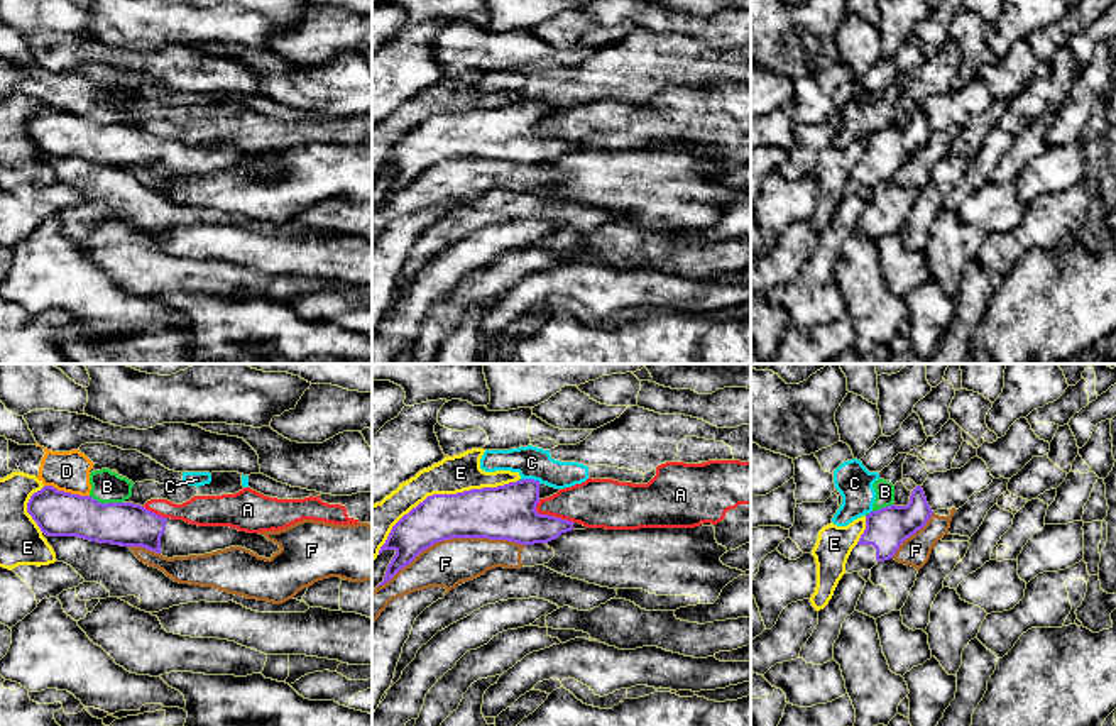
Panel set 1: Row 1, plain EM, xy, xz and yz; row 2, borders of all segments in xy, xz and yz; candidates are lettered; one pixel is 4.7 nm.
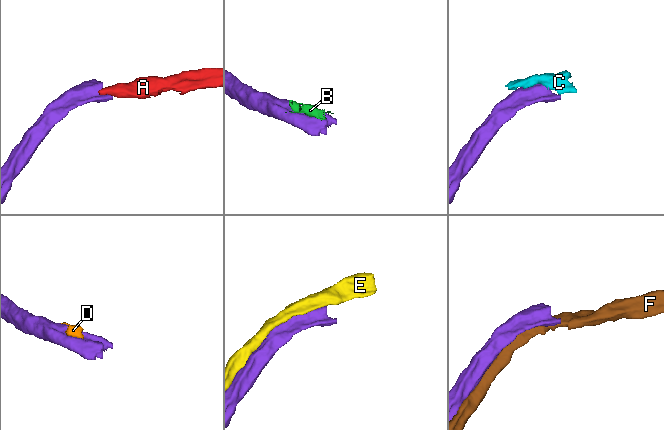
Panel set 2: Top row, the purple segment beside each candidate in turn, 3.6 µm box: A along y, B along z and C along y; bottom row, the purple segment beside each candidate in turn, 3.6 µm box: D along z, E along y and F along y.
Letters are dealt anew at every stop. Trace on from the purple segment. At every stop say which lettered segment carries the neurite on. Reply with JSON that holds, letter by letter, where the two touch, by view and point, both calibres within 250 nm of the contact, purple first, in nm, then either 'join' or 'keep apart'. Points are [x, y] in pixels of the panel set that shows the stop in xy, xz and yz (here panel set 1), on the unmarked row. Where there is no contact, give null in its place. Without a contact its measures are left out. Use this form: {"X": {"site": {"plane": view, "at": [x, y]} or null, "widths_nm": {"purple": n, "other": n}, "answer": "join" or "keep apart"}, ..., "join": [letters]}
{"A": {"site": {"plane": "xz", "at": [548, 136]}, "widths_nm": {"purple": 260, "other": 240}, "answer": "keep apart"}, "B": {"site": {"plane": "xy", "at": [107, 124]}, "widths_nm": {"purple": 220, "other": 150}, "answer": "keep apart"}, "C": {"site": {"plane": "xz", "at": [531, 100]}, "widths_nm": {"purple": 260, "other": 160}, "answer": "keep apart"}, "D": {"site": {"plane": "xy", "at": [66, 114]}, "widths_nm": {"purple": 220, "other": 190}, "answer": "keep apart"}, "E": {"site": {"plane": "xz", "at": [442, 115]}, "widths_nm": {"purple": 240, "other": 180}, "answer": "keep apart"}, "F": {"site": {"plane": "xz", "at": [450, 159]}, "widths_nm": {"purple": 260, "other": 220}, "answer": "keep apart"}, "join": []}

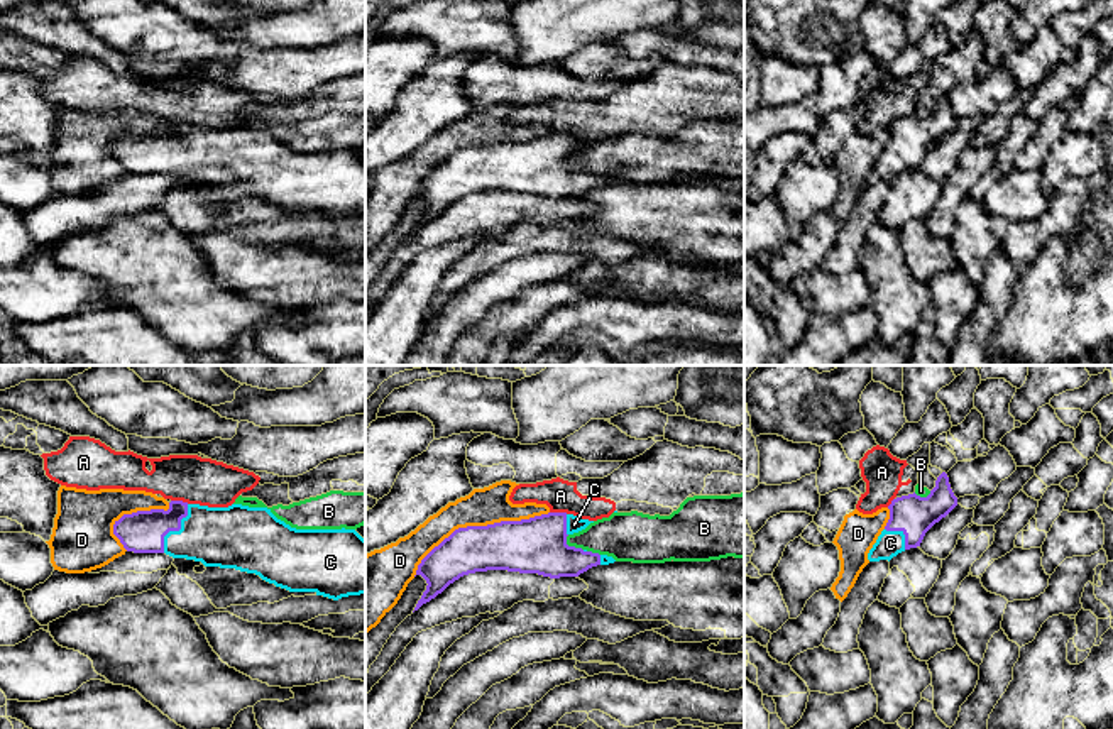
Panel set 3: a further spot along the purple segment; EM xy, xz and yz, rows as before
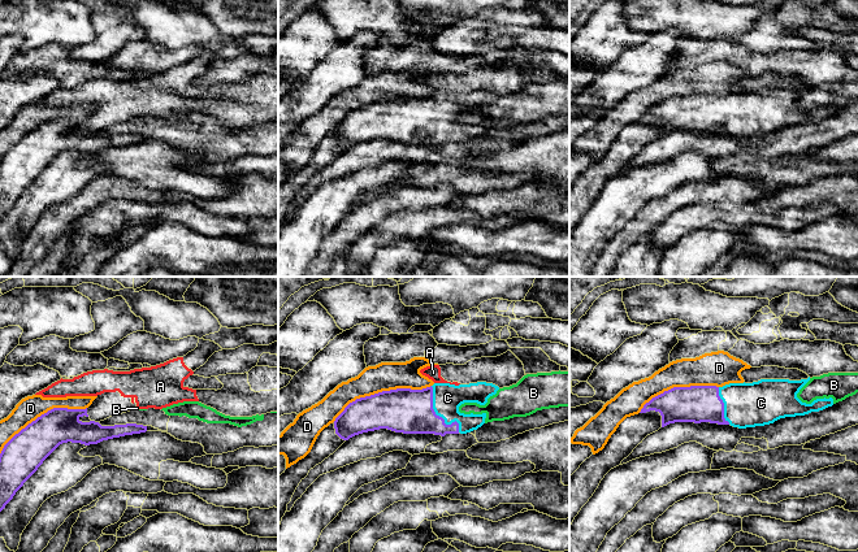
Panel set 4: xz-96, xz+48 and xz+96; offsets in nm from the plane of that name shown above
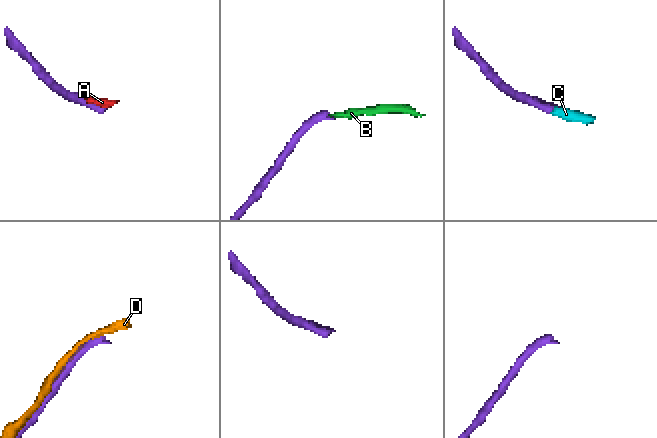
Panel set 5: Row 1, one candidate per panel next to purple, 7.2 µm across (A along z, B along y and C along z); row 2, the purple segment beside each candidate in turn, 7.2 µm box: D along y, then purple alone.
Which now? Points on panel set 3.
{"A": {"site": {"plane": "xy", "at": [180, 122]}, "widths_nm": {"purple": 200, "other": 220}, "answer": "keep apart"}, "B": {"site": {"plane": "xz", "at": [572, 168]}, "widths_nm": {"purple": 280, "other": 220}, "answer": "keep apart"}, "C": {"site": {"plane": "xy", "at": [176, 151]}, "widths_nm": {"purple": 200, "other": 280}, "answer": "join"}, "D": {"site": {"plane": "xz", "at": [477, 147]}, "widths_nm": {"purple": 240, "other": 180}, "answer": "keep apart"}, "join": ["C"]}

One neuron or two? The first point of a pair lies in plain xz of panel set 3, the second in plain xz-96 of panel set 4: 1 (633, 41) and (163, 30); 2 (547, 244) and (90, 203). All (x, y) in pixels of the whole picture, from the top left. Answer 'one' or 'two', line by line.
1: one
2: one

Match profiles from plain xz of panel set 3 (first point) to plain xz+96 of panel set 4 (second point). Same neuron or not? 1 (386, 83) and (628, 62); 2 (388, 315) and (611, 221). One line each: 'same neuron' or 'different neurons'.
1: different neurons
2: same neuron

